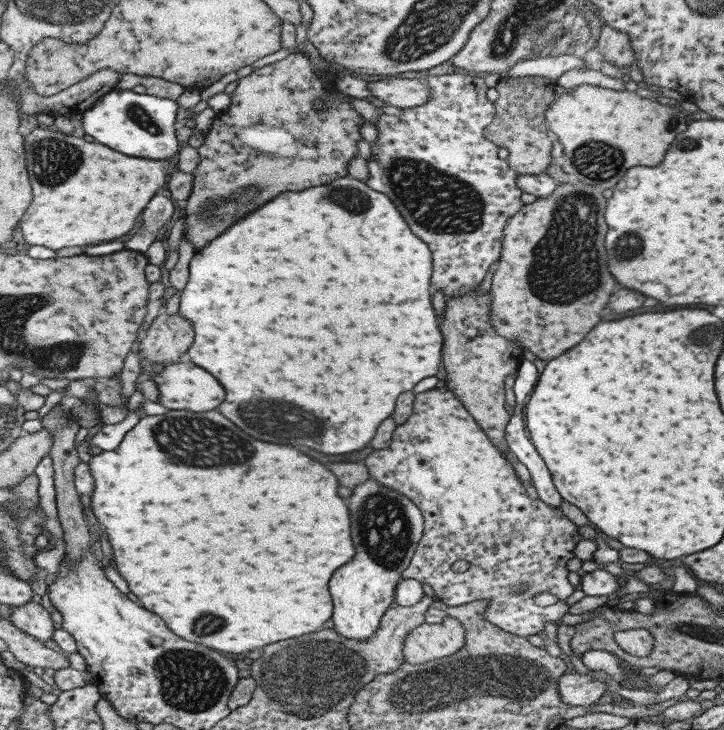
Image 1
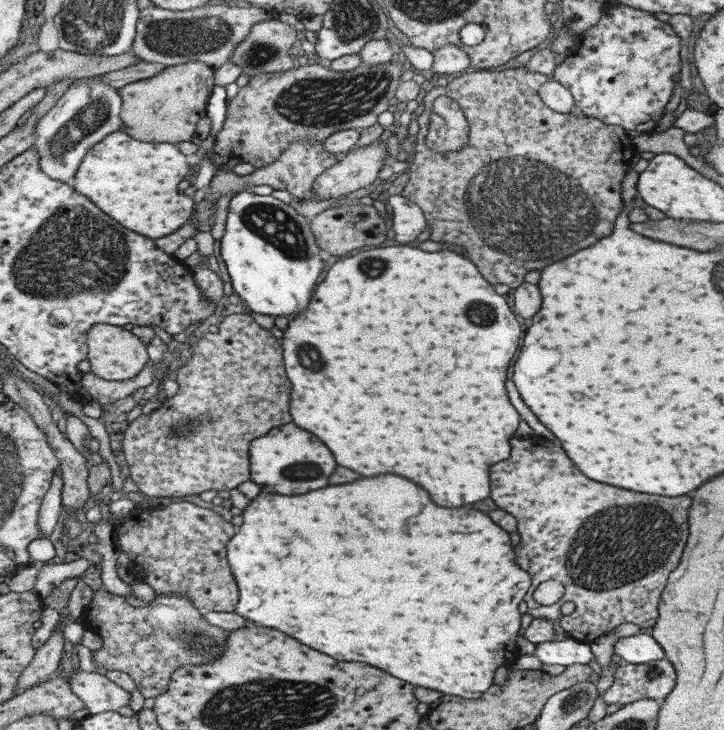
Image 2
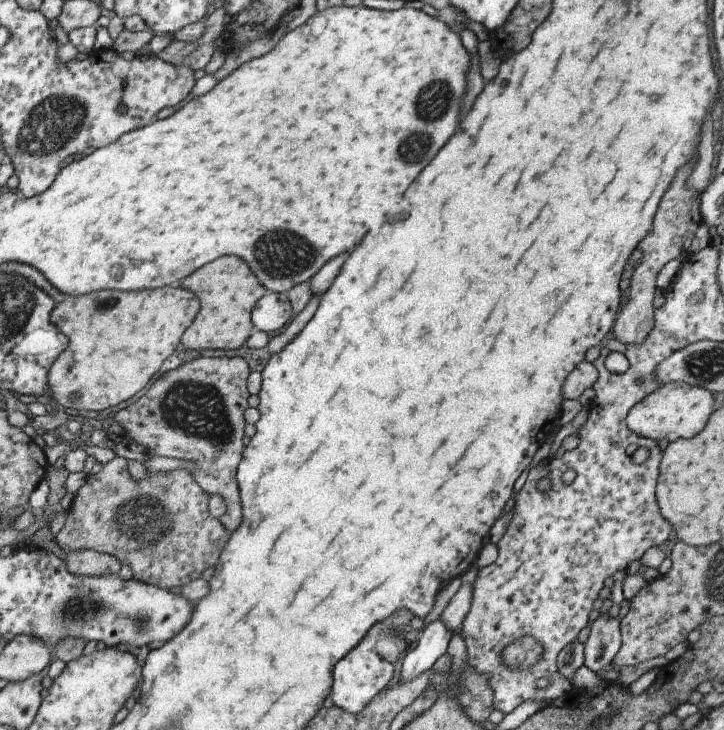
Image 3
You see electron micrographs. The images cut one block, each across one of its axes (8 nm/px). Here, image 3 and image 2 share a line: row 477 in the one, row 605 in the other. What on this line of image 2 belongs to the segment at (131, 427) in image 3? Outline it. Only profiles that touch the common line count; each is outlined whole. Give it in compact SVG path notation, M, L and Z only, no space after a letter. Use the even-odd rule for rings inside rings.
M173 500L157 508L133 509L119 525L113 526L113 542L119 553L127 554L127 567L134 570L135 575L148 584L155 595L185 596L188 602L202 612L234 612L238 590L227 565L225 544L235 534L235 529L213 510L186 501Z

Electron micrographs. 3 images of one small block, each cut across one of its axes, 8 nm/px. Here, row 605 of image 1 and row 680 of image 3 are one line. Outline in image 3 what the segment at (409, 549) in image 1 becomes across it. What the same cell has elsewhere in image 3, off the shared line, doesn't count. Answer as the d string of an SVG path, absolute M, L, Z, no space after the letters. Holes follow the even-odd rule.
M373 624L371 630L367 630L367 634L363 636L363 640L355 645L353 650L349 650L335 666L333 666L333 686L329 696L333 705L340 708L343 712L349 714L359 714L385 686L388 686L393 681L393 672L395 666L391 666L389 662L381 660L375 650L375 638L381 632L381 624Z

